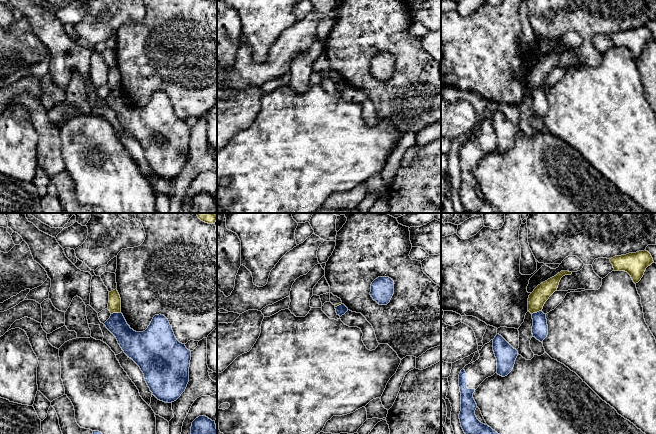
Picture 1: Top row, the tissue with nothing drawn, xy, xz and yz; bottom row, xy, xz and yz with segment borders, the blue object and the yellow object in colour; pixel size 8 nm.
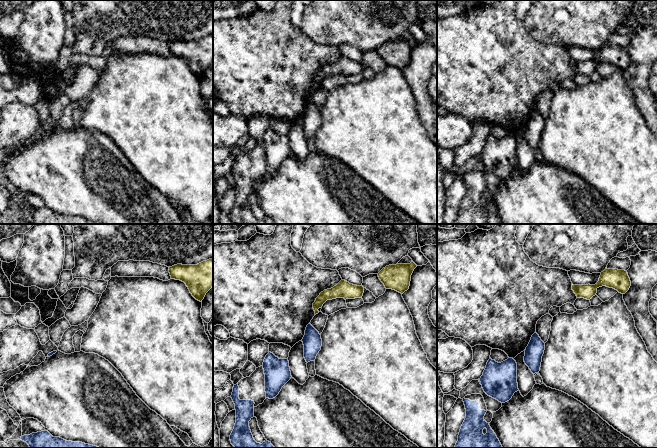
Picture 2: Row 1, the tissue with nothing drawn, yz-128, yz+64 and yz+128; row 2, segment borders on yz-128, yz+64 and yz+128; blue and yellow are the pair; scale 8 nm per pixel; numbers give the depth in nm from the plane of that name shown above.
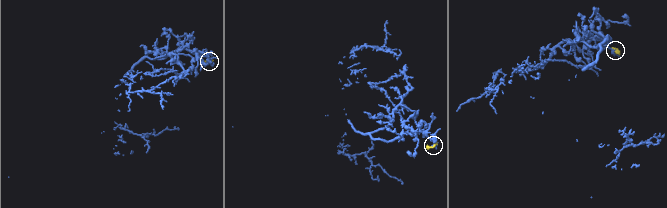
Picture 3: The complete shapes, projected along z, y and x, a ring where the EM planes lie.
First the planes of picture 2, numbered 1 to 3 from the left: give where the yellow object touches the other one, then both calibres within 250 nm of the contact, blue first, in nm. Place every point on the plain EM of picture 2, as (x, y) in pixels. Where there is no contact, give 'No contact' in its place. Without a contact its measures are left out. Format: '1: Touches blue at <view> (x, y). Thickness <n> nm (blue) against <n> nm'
1: No contact
2: No contact
3: No contact

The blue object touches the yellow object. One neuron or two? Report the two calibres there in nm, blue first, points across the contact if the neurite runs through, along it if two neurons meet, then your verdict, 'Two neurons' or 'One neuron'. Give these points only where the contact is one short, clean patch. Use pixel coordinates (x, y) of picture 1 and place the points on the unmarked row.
Thickness 180 nm (blue) against 110 nm. Boundary: xy (120, 87), (111, 90). Two neurons

